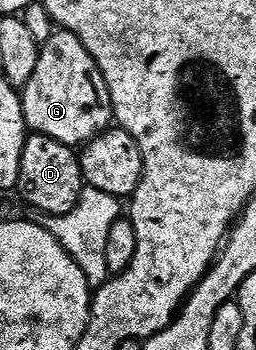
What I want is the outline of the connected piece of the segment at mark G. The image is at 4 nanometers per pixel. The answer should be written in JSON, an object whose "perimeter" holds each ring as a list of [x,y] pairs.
{"perimeter":[[[59,30],[48,42],[41,44],[36,73],[32,73],[32,81],[28,81],[28,85],[21,88],[20,94],[27,128],[33,134],[52,137],[75,149],[95,139],[100,132],[107,130],[115,122],[108,85],[88,49],[84,49],[82,42],[71,31]]]}

